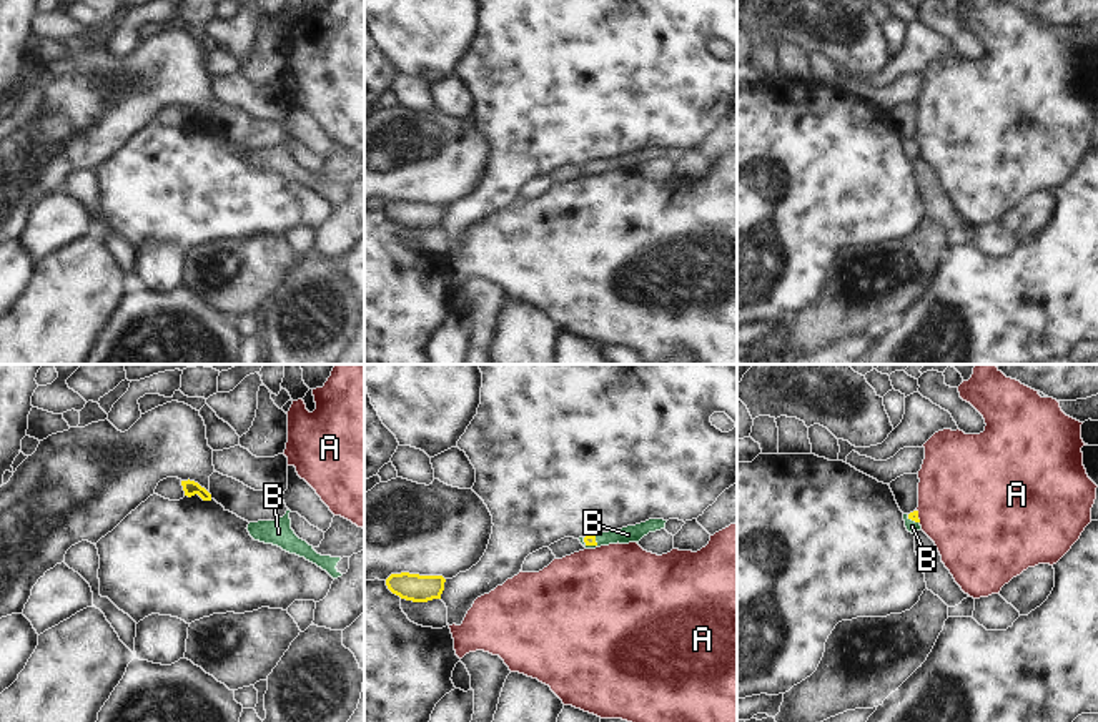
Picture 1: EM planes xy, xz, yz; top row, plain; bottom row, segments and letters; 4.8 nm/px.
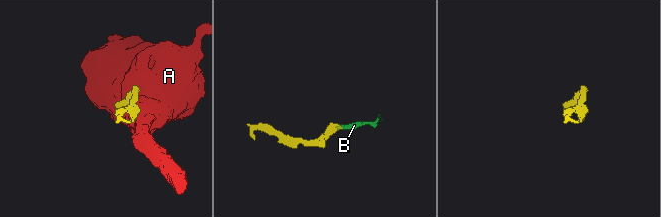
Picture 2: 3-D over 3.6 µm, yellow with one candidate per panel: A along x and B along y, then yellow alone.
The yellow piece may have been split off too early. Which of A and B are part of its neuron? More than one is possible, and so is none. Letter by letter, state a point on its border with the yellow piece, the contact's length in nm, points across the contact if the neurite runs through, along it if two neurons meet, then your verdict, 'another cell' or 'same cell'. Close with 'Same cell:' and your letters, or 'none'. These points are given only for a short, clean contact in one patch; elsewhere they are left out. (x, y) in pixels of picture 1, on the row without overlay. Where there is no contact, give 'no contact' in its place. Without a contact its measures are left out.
A: meets yellow in yz at (917, 143); contact 70 nm long; border along yz (917, 137), (920, 148); another cell
B: meets yellow in xz at (589, 172); contact 90 nm long; runs through xz (589, 167), (589, 172), (628, 162); same cell
Same cell: B

